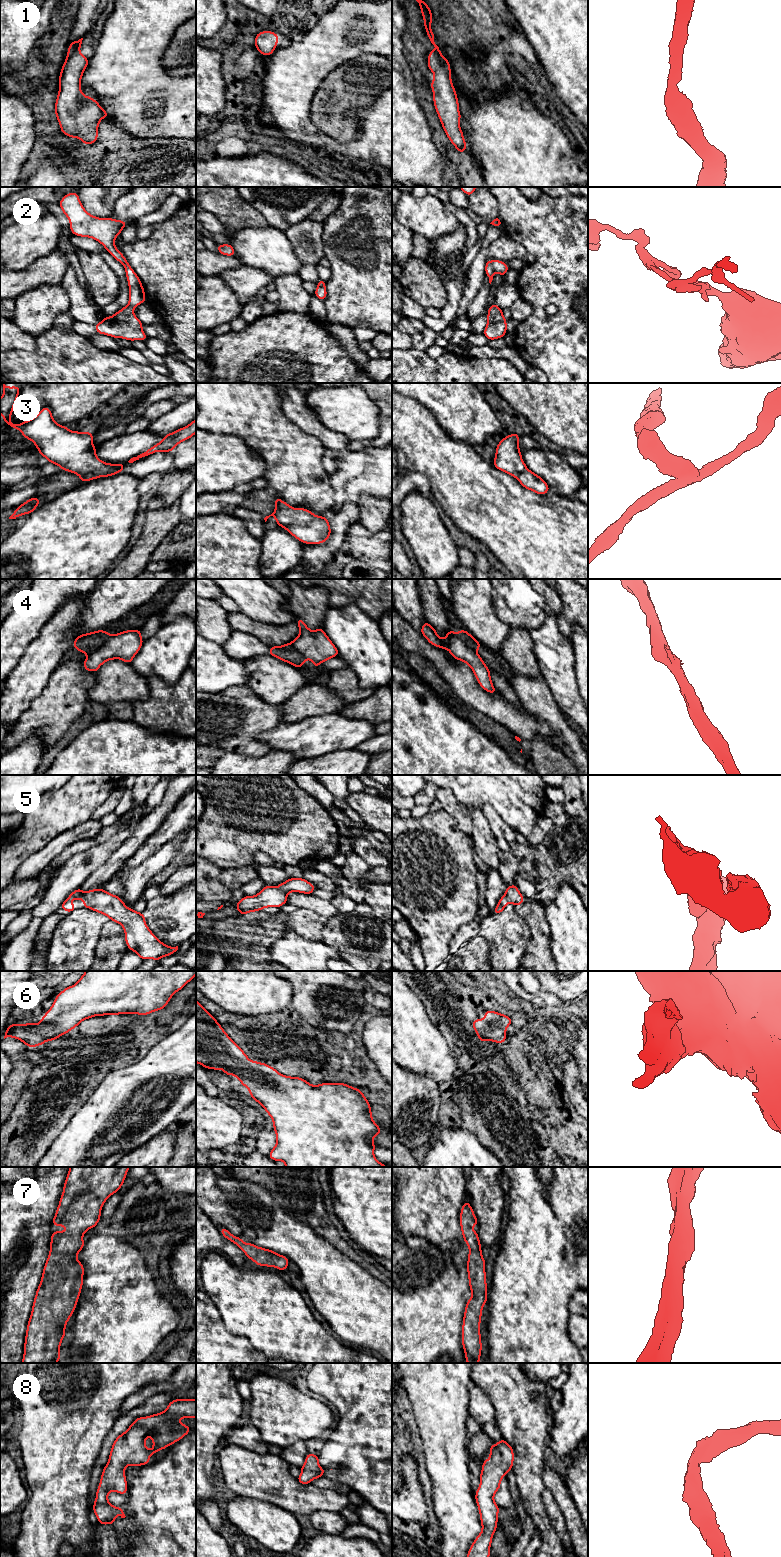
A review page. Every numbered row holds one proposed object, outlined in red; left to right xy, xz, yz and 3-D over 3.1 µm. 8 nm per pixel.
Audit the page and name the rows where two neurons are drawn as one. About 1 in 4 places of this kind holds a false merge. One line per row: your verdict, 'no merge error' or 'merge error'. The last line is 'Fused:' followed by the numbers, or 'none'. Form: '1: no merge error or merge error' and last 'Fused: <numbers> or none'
1: no merge error
2: merge error
3: merge error
4: merge error
5: no merge error
6: no merge error
7: no merge error
8: no merge error
Fused: 2, 3, 4

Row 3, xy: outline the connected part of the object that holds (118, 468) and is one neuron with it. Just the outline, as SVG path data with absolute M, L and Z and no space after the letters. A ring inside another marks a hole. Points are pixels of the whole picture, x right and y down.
M120 463L119 465L117 465L117 466L116 466L116 470L115 470L112 474L81 477L81 483L87 482L87 481L90 481L90 480L94 480L94 479L97 479L97 478L100 478L100 477L109 477L109 476L115 475L115 474L118 474L118 473L122 472L122 471L121 471L121 466L122 466L123 464L124 464L124 463Z

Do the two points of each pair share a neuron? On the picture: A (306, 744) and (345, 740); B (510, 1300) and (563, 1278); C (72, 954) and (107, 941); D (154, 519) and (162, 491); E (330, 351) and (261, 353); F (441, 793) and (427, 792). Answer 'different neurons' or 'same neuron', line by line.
A: same neuron
B: same neuron
C: different neurons
D: different neurons
E: same neuron
F: different neurons

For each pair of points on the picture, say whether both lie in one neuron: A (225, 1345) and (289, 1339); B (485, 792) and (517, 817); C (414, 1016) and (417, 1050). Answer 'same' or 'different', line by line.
A: different
B: same
C: same

